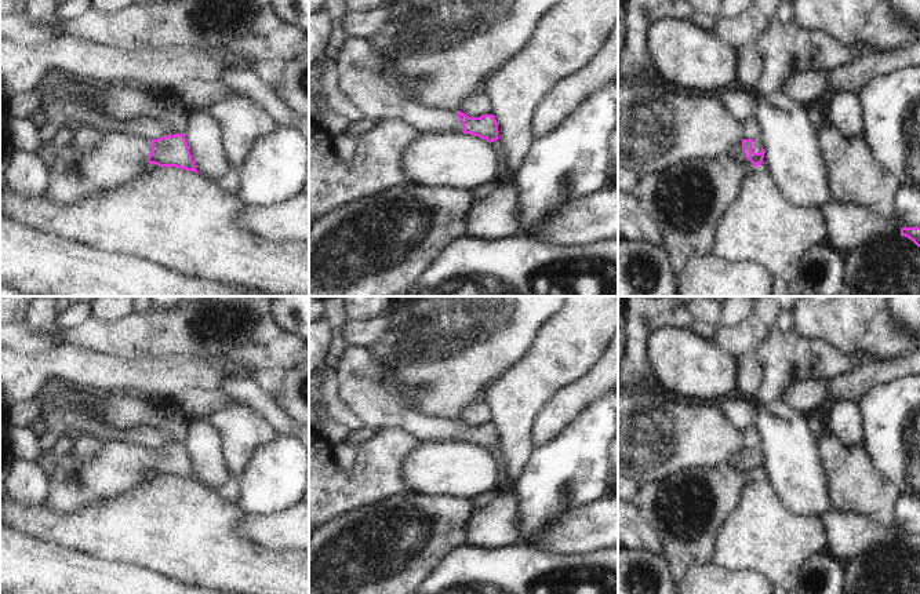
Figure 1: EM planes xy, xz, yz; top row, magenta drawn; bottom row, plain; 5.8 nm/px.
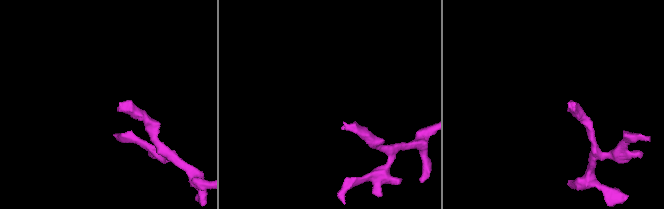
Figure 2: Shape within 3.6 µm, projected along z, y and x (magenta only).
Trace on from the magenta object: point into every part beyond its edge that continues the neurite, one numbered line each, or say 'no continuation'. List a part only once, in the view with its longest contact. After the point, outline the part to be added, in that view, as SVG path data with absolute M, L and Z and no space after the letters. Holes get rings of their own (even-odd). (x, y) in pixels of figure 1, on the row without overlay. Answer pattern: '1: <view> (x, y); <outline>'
1: xy (119, 466); M102 442L99 452L87 462L73 453L61 455L48 480L44 504L65 515L113 499L150 477L150 460L150 448L130 442Z

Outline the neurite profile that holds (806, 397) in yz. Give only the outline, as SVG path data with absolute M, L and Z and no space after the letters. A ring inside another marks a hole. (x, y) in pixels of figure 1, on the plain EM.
M818 379L812 382L797 382L789 386L781 401L789 408L804 413L806 416L817 415L819 407L826 400L829 380Z

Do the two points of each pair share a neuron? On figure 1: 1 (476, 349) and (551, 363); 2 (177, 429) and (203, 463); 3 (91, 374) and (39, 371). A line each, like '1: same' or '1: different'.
1: different
2: different
3: same

